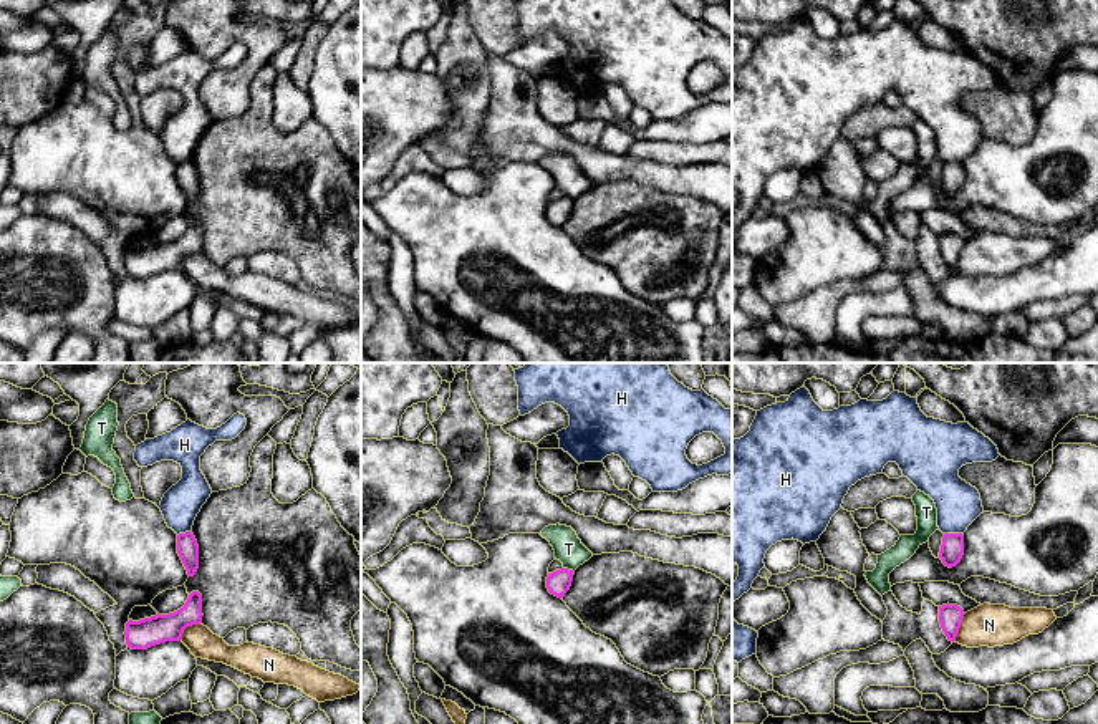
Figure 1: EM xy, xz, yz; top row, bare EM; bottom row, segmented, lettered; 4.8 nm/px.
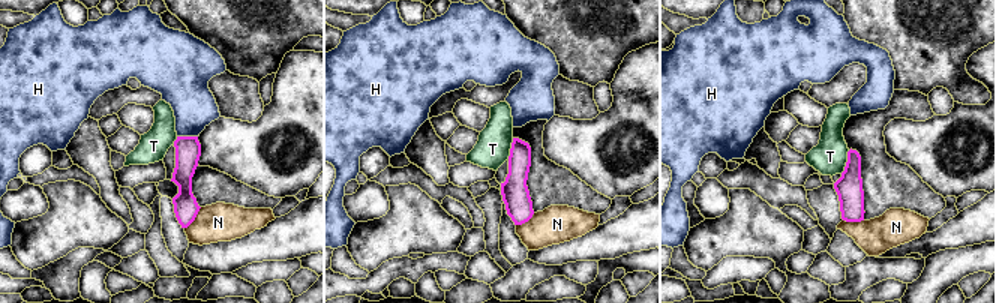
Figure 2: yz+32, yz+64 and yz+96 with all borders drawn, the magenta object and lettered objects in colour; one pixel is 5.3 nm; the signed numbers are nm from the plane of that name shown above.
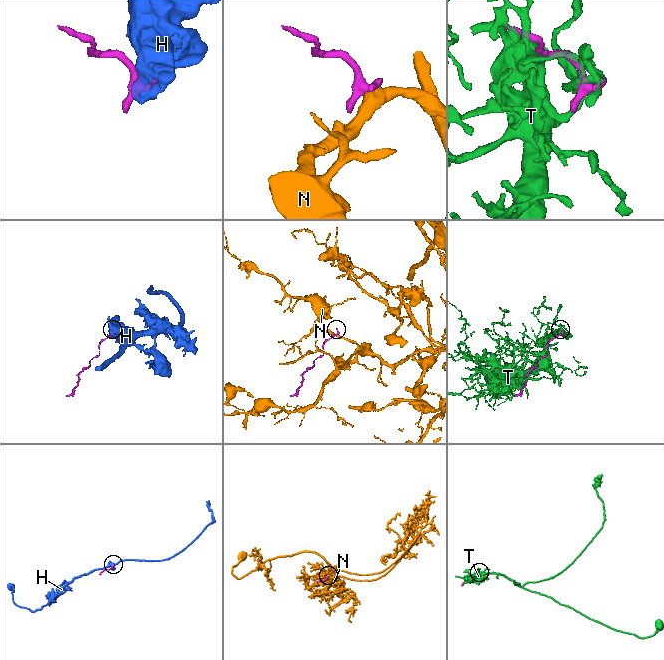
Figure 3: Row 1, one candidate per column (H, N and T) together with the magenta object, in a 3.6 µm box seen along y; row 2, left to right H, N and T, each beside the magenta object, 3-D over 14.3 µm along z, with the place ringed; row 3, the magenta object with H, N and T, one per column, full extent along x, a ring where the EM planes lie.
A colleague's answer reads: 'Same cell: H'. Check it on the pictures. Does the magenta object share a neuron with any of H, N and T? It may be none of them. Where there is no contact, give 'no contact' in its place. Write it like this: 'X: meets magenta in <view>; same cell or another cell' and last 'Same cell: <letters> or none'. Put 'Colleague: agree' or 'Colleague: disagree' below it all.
H: meets magenta in yz; another cell
N: meets magenta in yz; another cell
T: meets magenta in xz; another cell
Same cell: none
Colleague: disagree

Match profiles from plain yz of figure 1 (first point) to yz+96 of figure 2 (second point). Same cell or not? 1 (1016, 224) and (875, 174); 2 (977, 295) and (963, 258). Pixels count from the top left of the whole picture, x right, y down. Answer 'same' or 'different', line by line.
1: same
2: different

